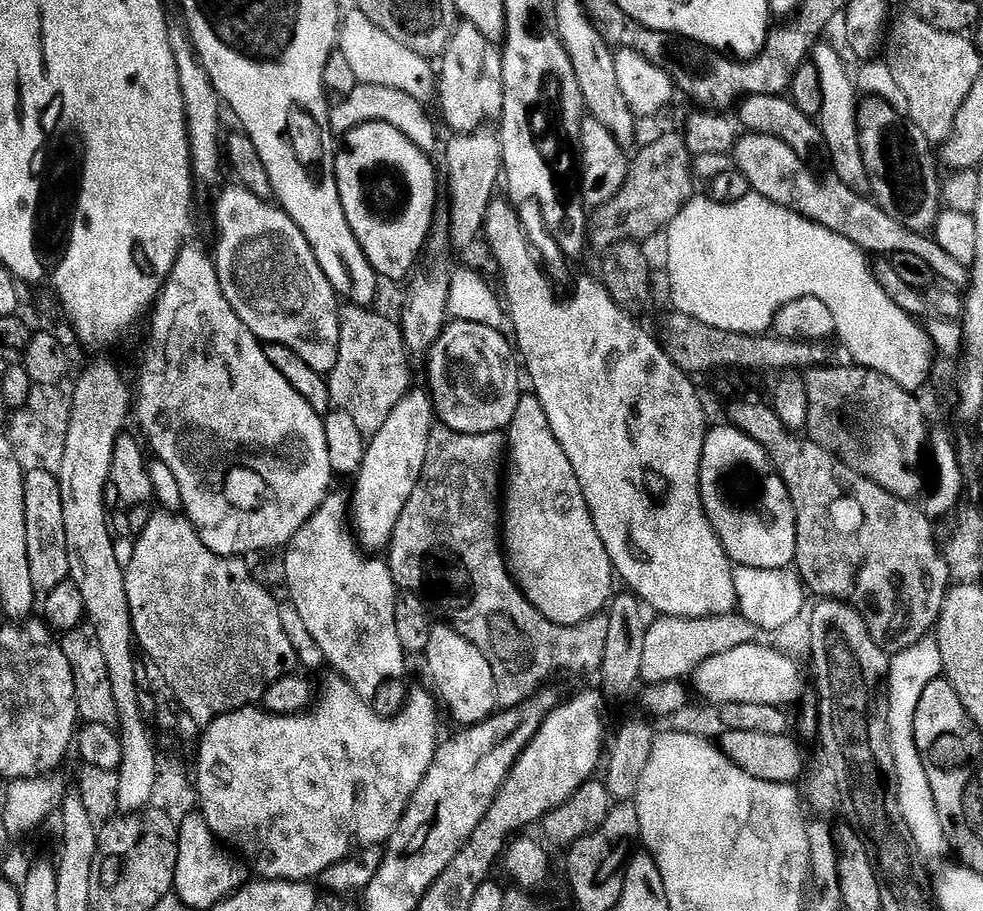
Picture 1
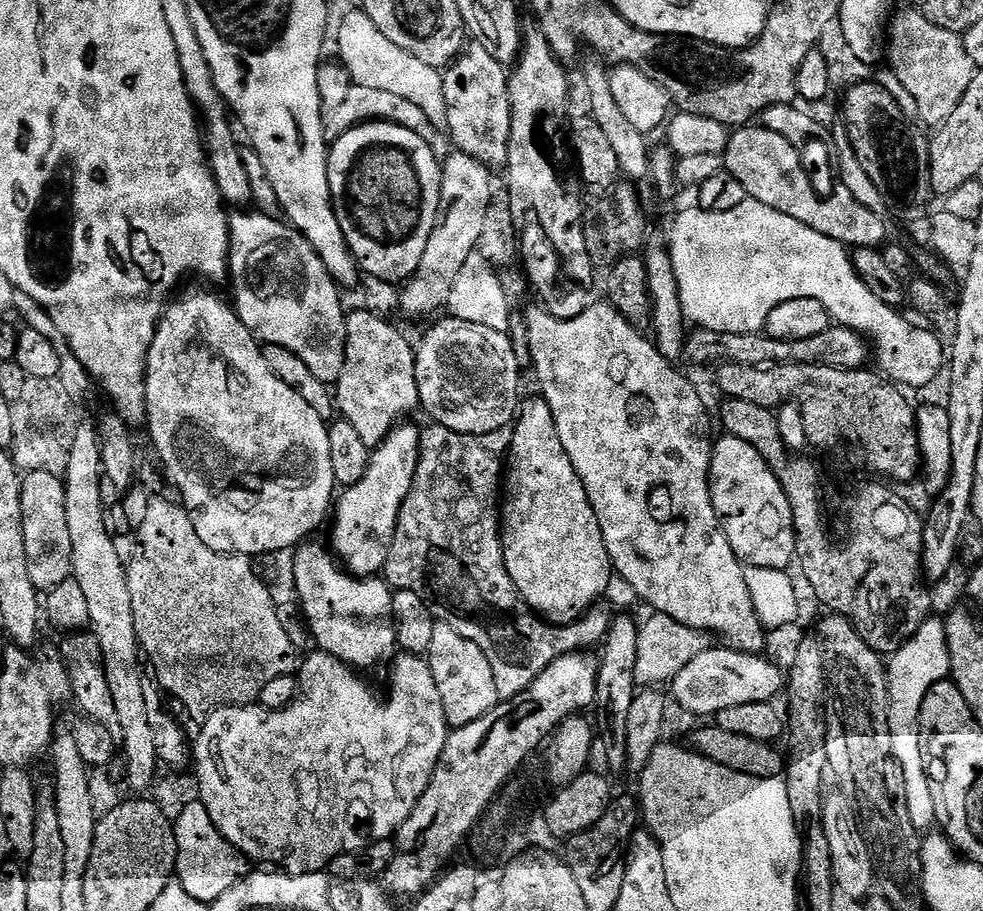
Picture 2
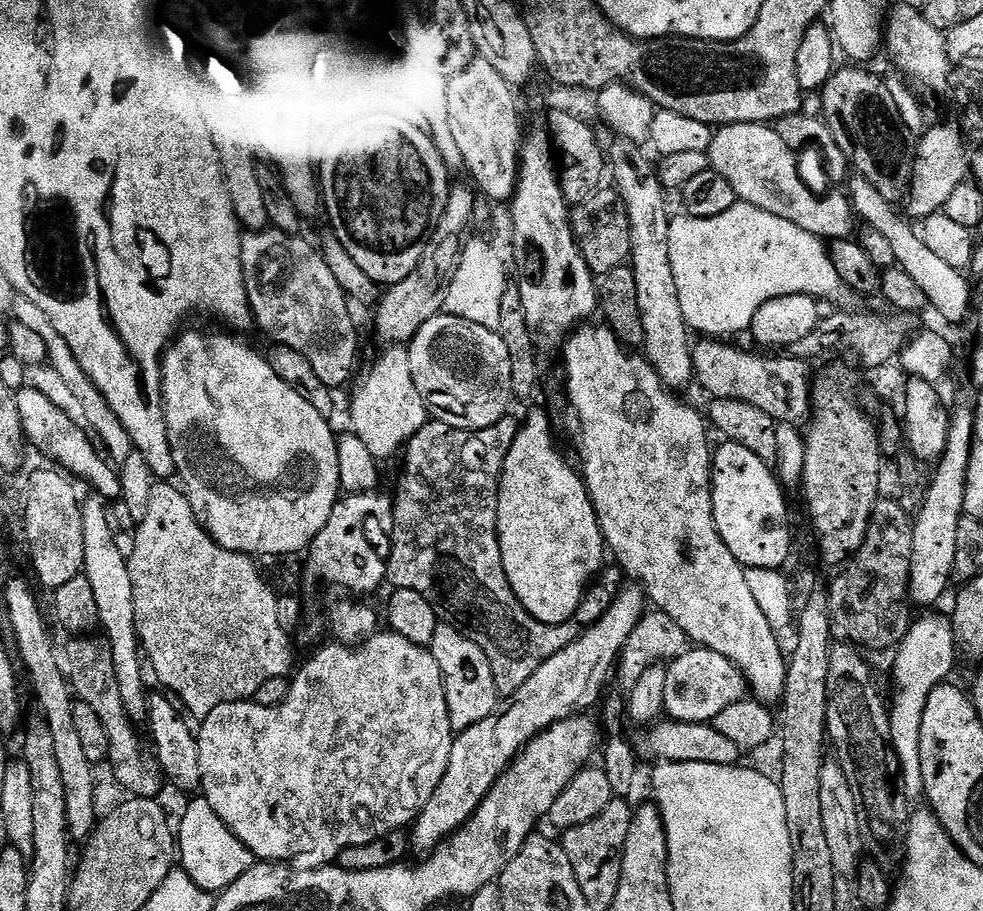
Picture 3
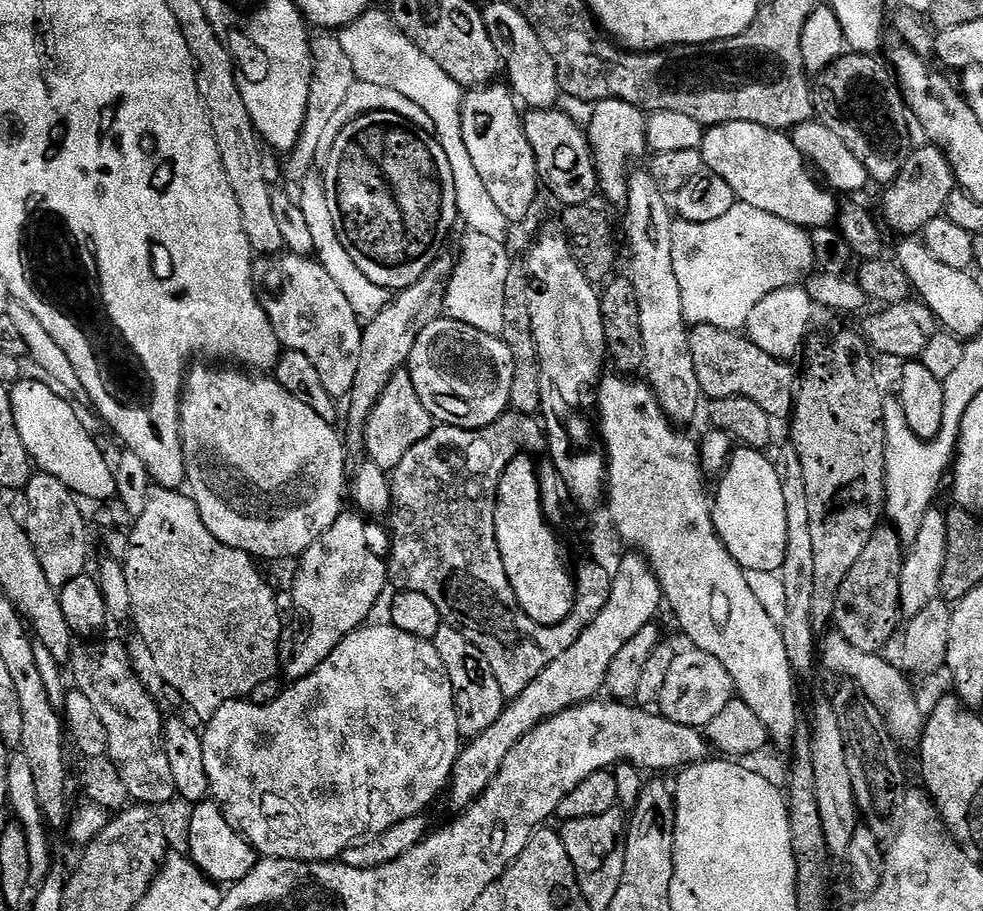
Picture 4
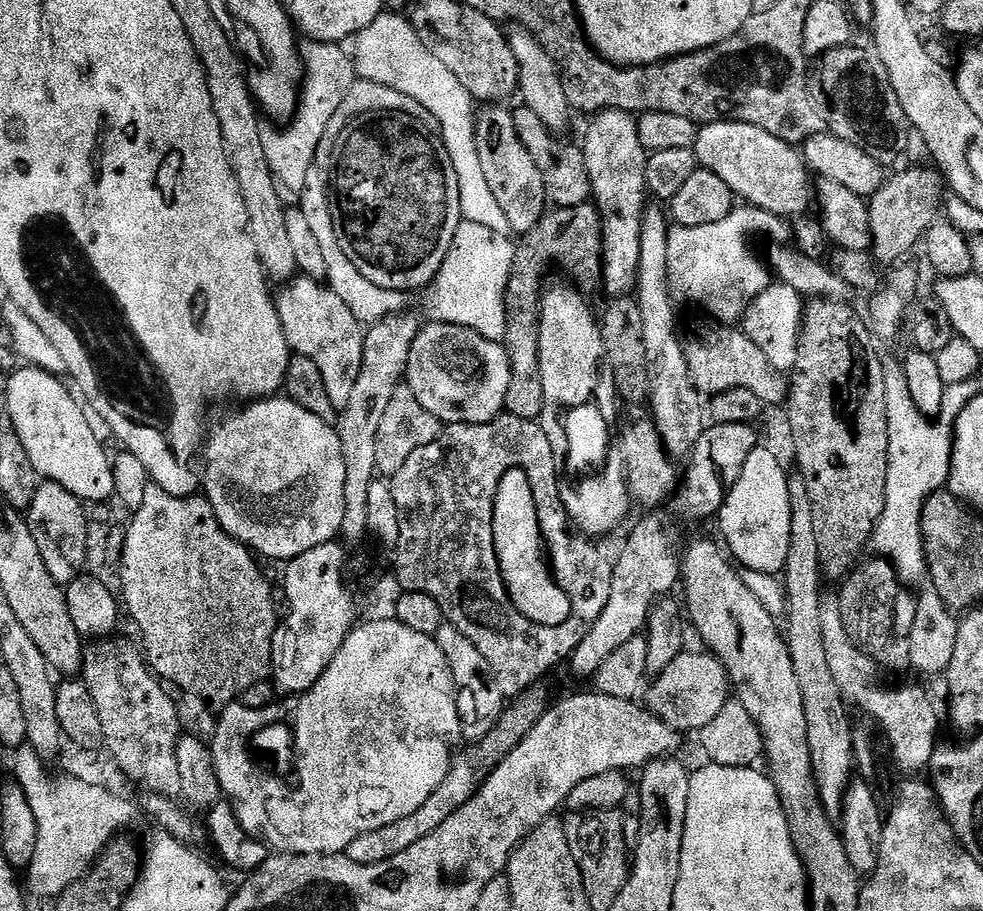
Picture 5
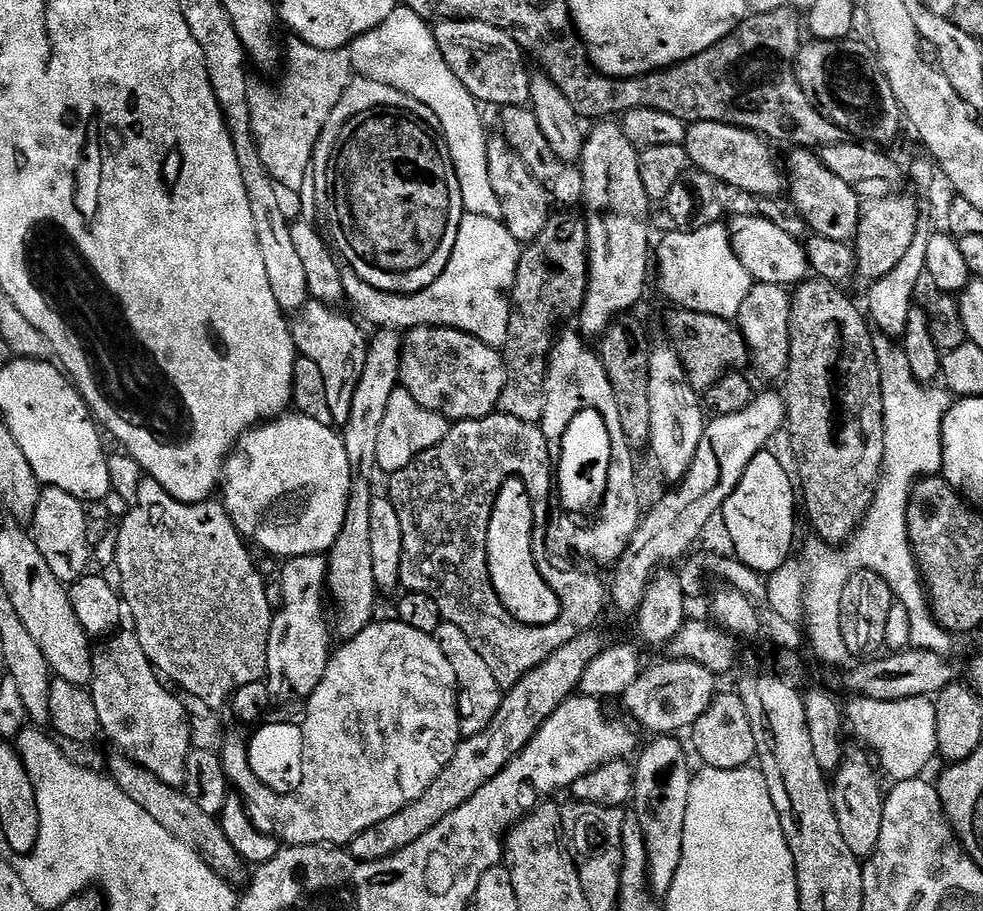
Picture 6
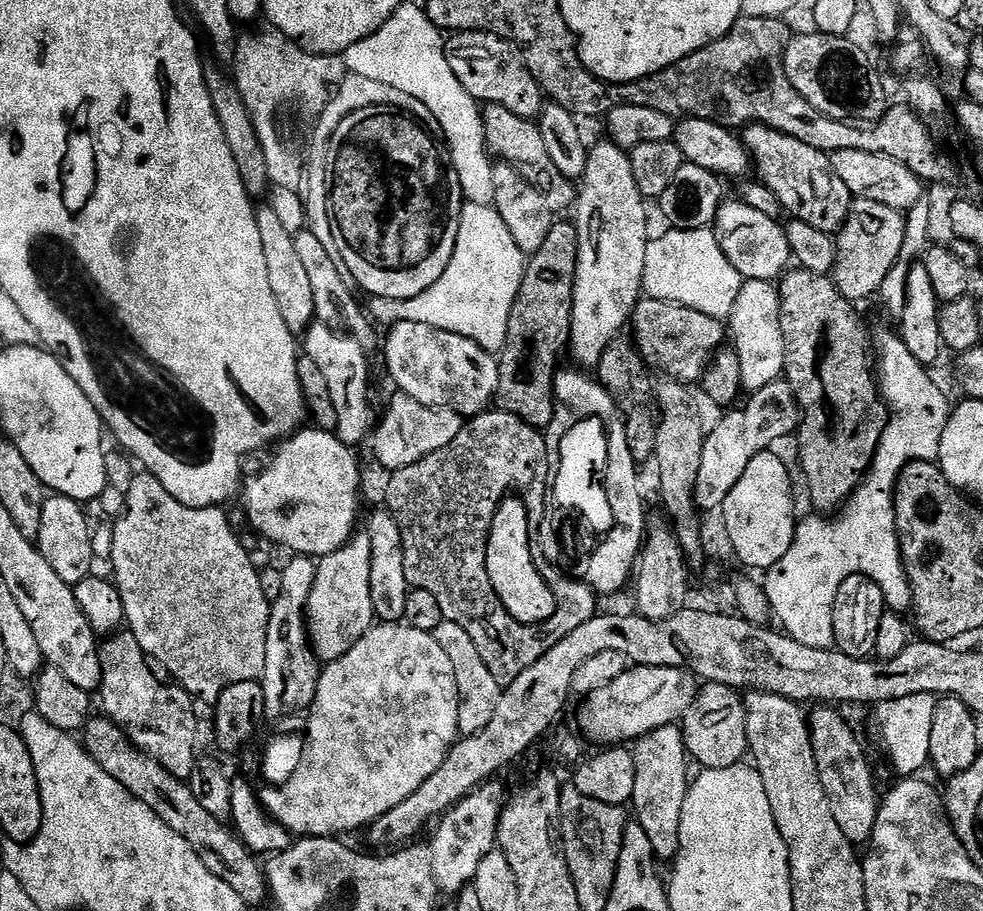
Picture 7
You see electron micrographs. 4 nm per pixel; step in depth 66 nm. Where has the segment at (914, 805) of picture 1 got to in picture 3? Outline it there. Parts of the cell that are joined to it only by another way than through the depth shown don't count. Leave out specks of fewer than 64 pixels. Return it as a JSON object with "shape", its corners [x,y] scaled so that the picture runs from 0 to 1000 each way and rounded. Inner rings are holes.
{"shape":[[[951,670],[945,676],[933,675],[924,686],[924,694],[914,708],[910,717],[911,730],[907,733],[907,746],[911,750],[911,765],[905,768],[907,788],[907,816],[913,819],[924,817],[922,825],[922,859],[925,875],[940,874],[938,858],[938,828],[936,827],[936,807],[938,806],[938,779],[946,762],[965,745],[968,732],[975,720],[974,697],[968,693],[968,682]]]}

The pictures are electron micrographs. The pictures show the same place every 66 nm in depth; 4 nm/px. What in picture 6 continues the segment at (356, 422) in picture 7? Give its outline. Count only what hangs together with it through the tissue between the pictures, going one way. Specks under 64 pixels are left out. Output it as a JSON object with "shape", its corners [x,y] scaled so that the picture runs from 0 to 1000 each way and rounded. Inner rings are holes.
{"shape":[[[314,328],[300,344],[295,356],[302,387],[315,393],[315,397],[323,397],[323,403],[328,406],[328,415],[332,419],[332,437],[336,440],[338,465],[342,468],[354,464],[360,428],[364,428],[364,415],[368,415],[368,402],[372,402],[374,387],[374,373],[369,364],[371,361],[357,346],[354,347],[349,347],[341,337]]]}

